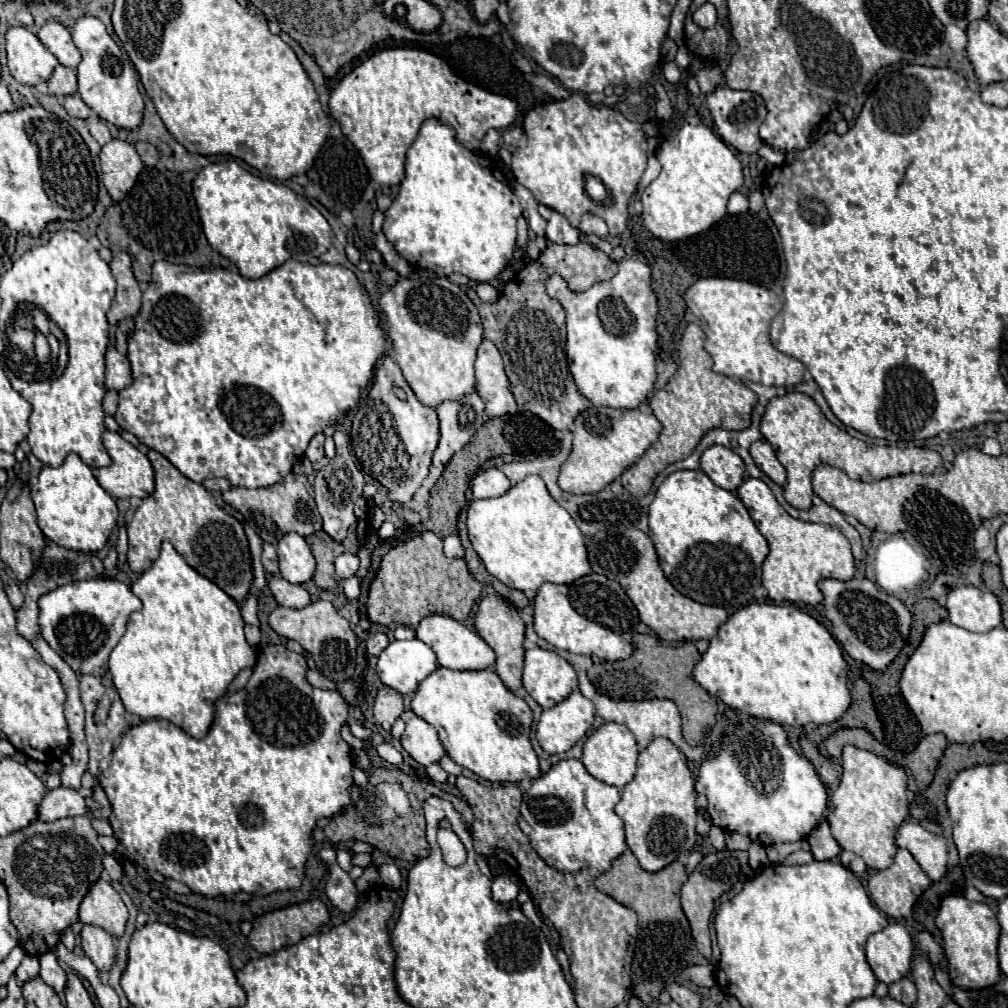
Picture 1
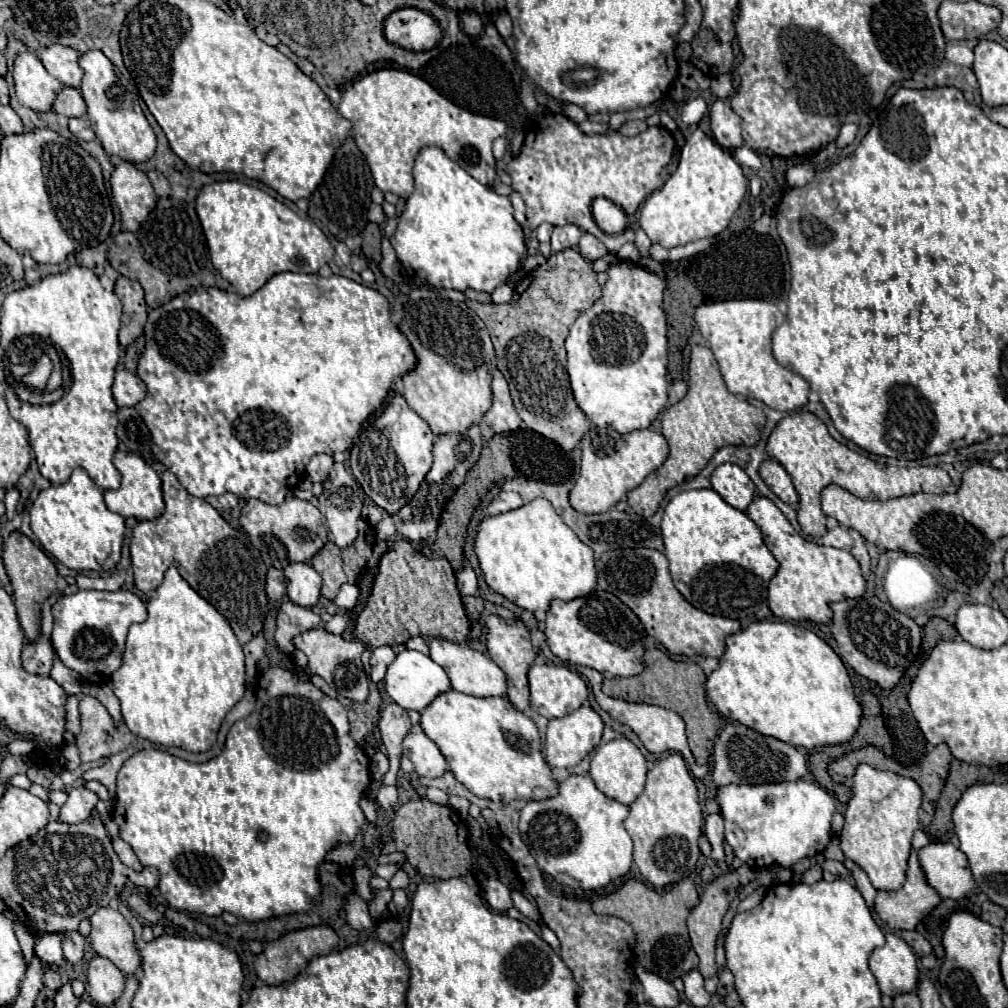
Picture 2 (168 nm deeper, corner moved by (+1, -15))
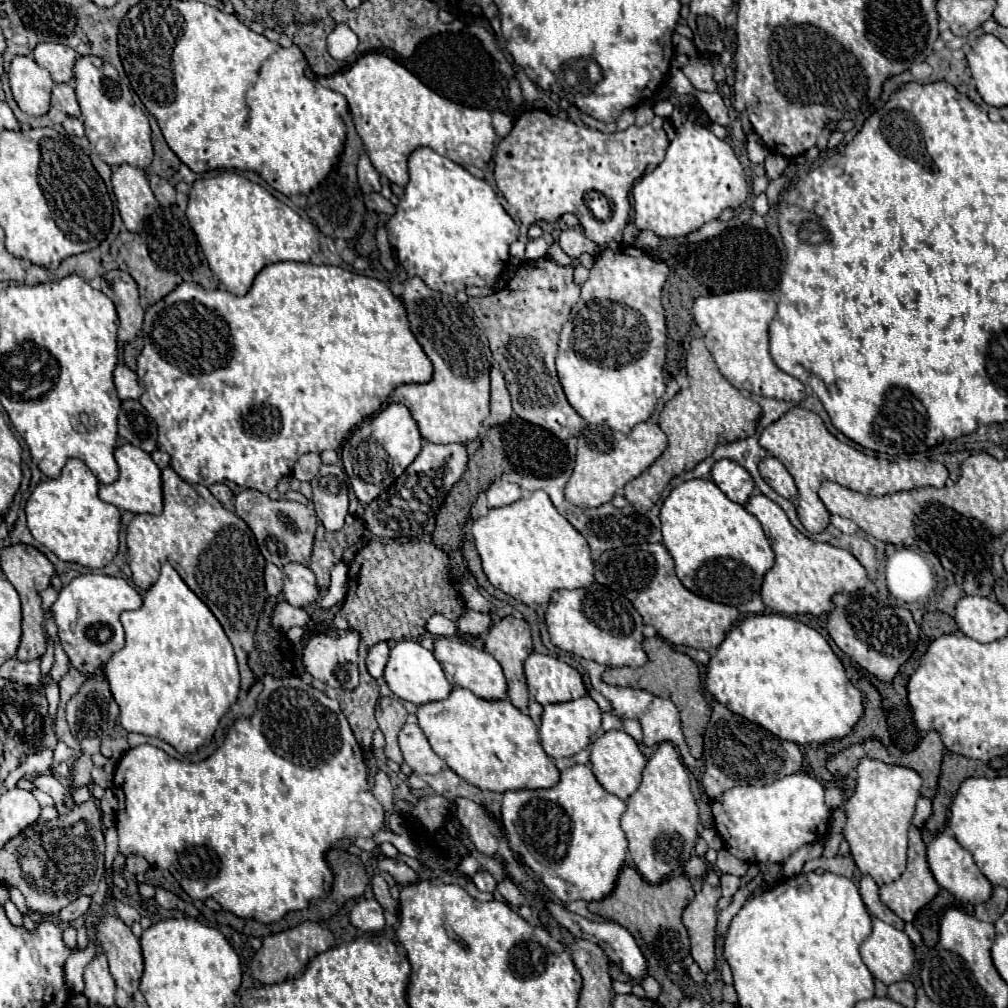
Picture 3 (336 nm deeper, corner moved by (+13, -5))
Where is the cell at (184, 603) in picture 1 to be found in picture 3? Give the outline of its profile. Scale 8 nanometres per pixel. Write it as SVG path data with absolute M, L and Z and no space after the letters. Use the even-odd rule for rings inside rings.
M163 564L159 580L147 590L143 606L121 614L127 644L105 664L115 702L121 708L121 726L127 732L161 738L177 752L197 752L213 740L219 720L239 696L239 668L231 642L213 612L189 590L171 564Z

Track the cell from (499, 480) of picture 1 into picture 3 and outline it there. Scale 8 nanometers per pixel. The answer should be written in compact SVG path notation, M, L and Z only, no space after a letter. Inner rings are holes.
M495 480L489 490L487 490L487 500L489 500L489 506L491 508L497 508L497 506L507 506L507 504L513 504L517 500L523 498L523 492L517 484L513 482L505 482L505 480Z

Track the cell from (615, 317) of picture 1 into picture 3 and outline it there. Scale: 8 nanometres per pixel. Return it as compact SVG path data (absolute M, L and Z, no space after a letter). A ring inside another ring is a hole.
M621 244L619 248L605 248L591 268L587 282L581 286L581 300L573 306L567 324L561 330L556 370L569 404L591 424L605 424L627 434L639 422L645 422L657 400L665 394L663 366L667 354L667 326L665 310L661 306L661 292L667 282L669 266L653 260L645 250Z

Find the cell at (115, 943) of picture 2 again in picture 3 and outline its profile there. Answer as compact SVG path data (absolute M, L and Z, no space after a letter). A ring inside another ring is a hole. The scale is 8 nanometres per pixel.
M109 916L95 926L95 940L109 958L115 984L123 988L129 998L135 998L139 994L139 982L143 974L139 938L133 936L131 928L123 920Z

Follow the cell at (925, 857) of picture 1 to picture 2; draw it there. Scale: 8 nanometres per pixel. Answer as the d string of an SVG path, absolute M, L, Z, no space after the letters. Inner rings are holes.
M929 842L927 846L923 846L915 852L917 852L919 864L923 868L923 874L929 882L929 886L935 888L941 898L959 900L959 898L965 898L975 888L975 882L973 882L969 864L967 864L967 856L959 848L955 848L951 842Z

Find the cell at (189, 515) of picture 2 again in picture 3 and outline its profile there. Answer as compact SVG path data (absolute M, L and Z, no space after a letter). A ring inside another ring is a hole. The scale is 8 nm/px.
M171 468L163 470L163 496L165 496L165 510L161 516L147 516L137 514L127 530L127 546L129 546L129 566L133 570L133 582L141 590L149 590L157 576L163 562L169 562L185 580L185 584L209 606L209 610L215 614L215 618L225 628L227 636L233 642L234 652L237 658L240 684L243 691L248 692L254 684L254 676L248 666L248 655L253 650L253 634L257 628L259 614L263 612L267 590L263 582L265 572L265 558L259 552L259 546L255 542L255 536L251 528L231 510L225 510L215 496L199 484L187 484L181 480L177 472Z

